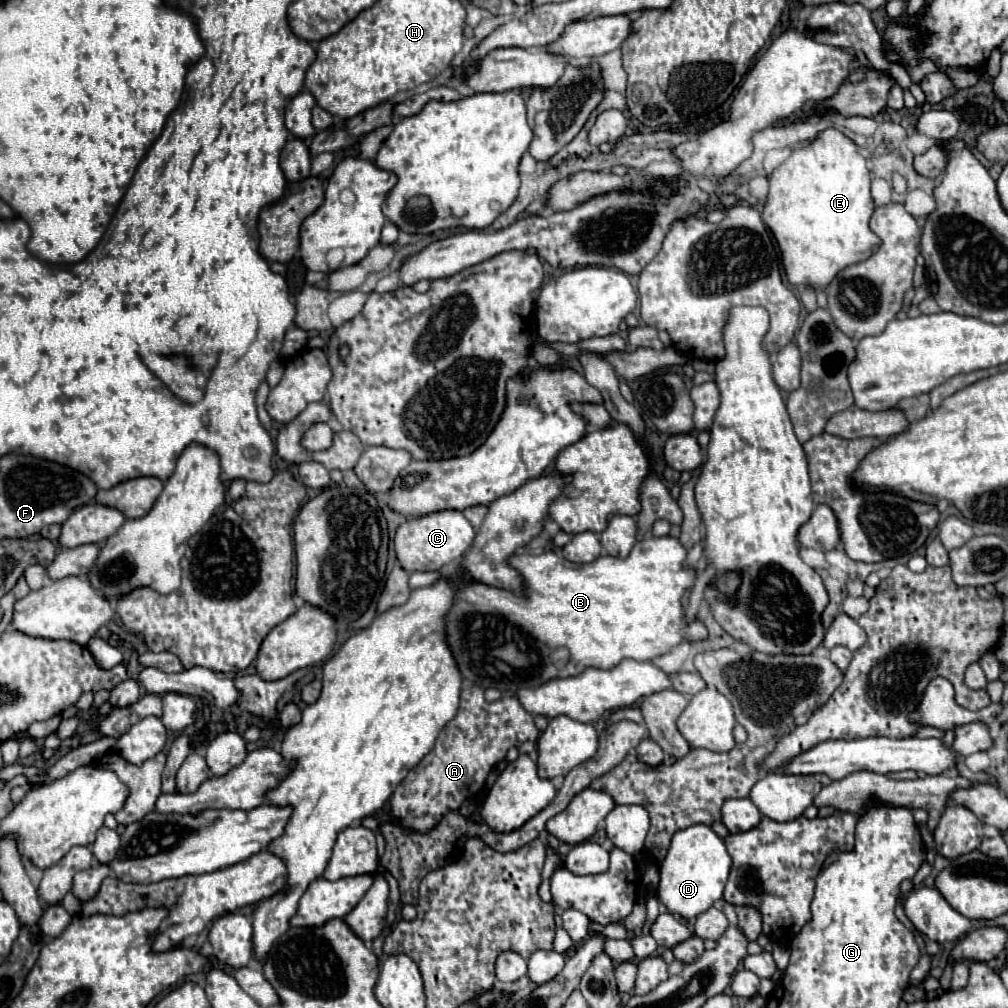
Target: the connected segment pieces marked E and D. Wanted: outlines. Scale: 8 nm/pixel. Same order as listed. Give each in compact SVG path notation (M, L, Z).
M824 130L814 146L792 152L770 178L770 194L762 220L772 230L792 286L826 288L844 266L870 258L880 238L870 230L874 200L870 196L870 170L858 146L842 132Z
M688 826L674 834L670 850L660 866L658 900L666 904L670 914L678 914L680 918L694 918L722 898L728 872L730 854L724 846L724 840L710 826Z

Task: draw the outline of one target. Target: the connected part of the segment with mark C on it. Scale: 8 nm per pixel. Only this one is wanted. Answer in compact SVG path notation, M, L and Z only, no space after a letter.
M442 510L420 518L406 520L398 530L394 538L394 550L400 566L406 572L438 572L444 566L454 564L458 558L464 556L464 552L470 548L474 540L474 528L458 510Z

